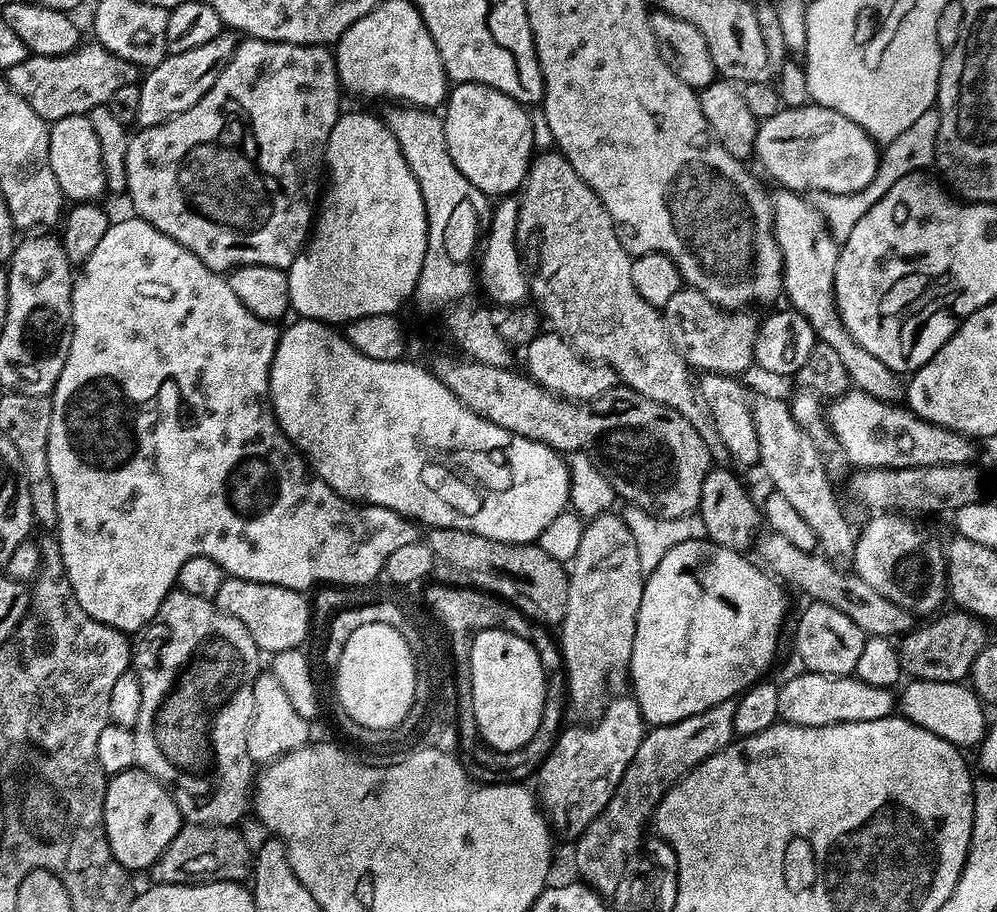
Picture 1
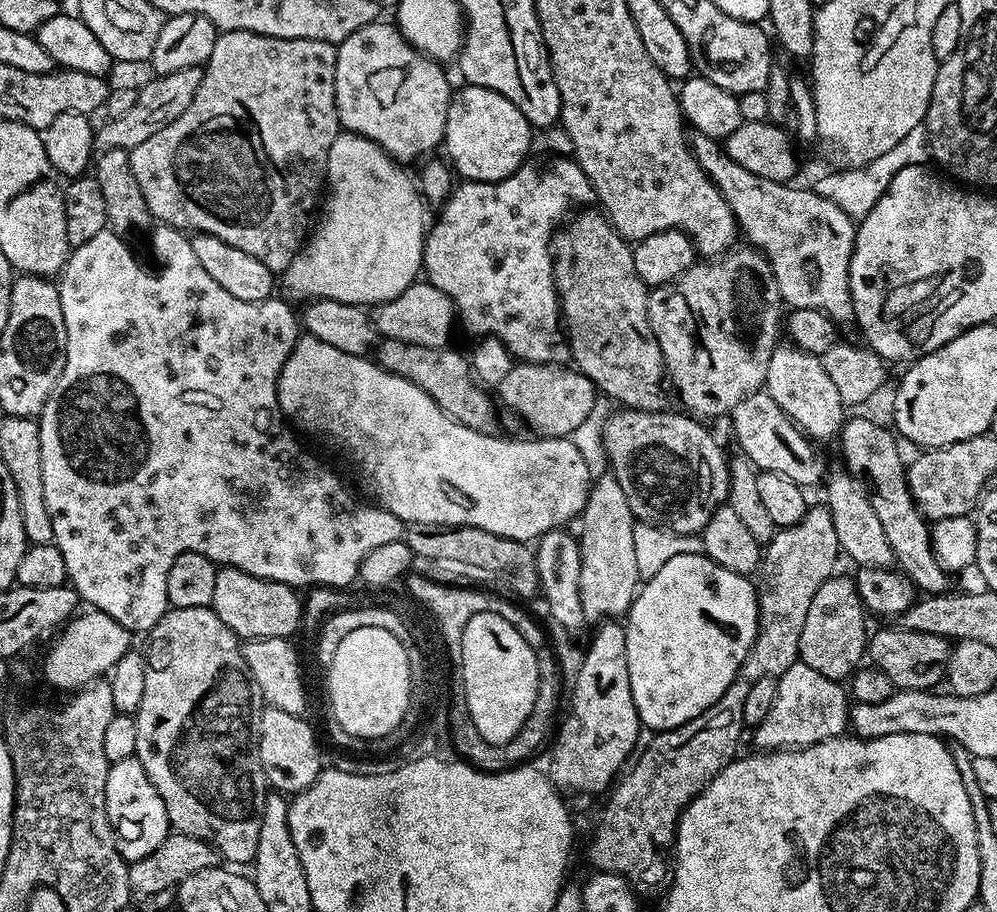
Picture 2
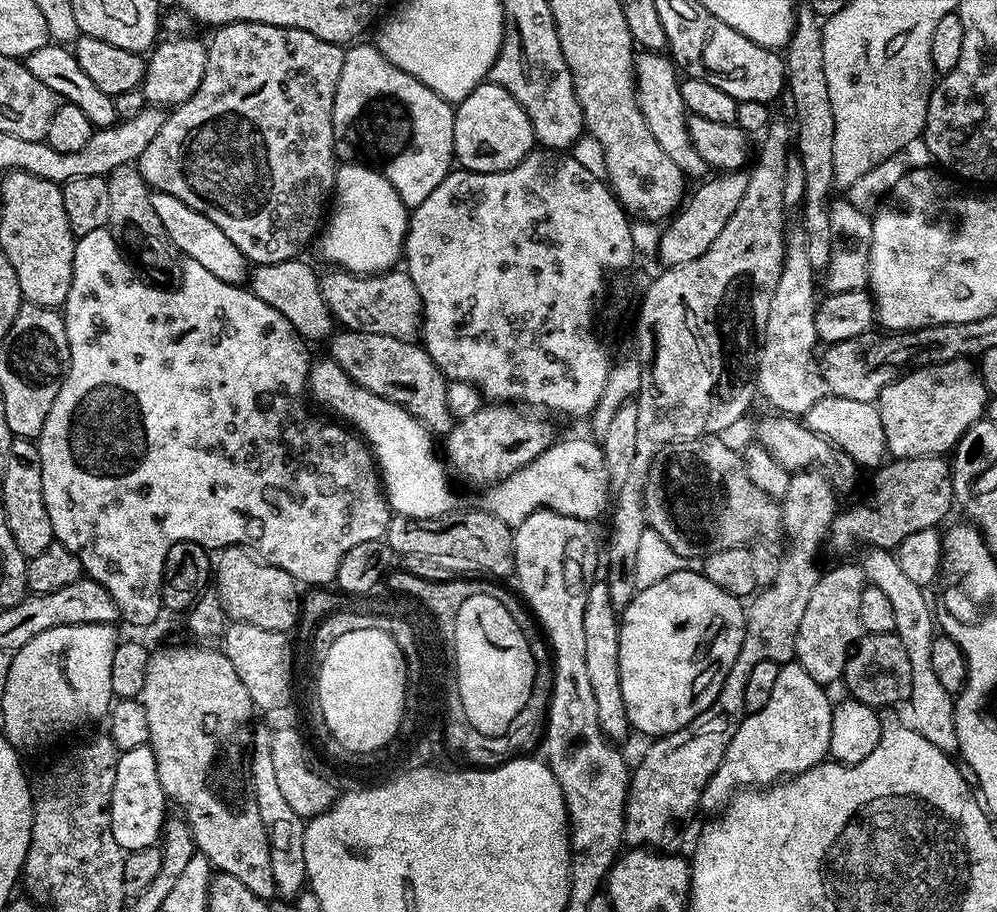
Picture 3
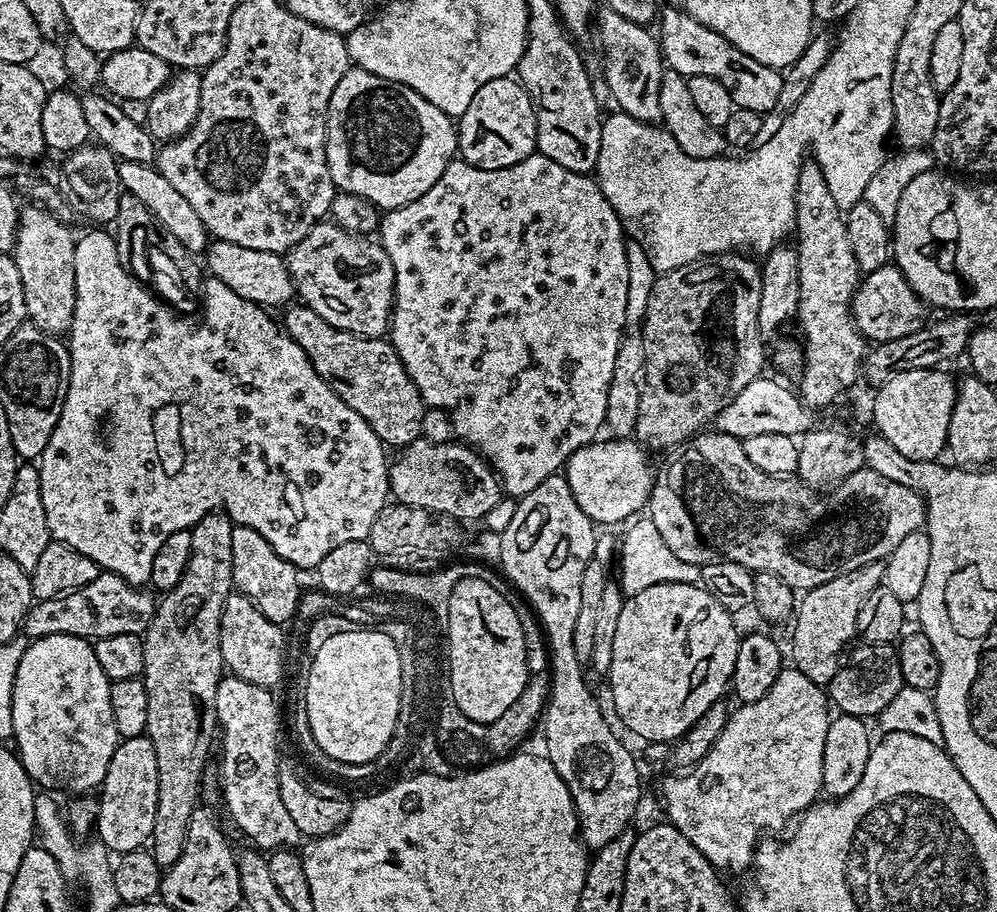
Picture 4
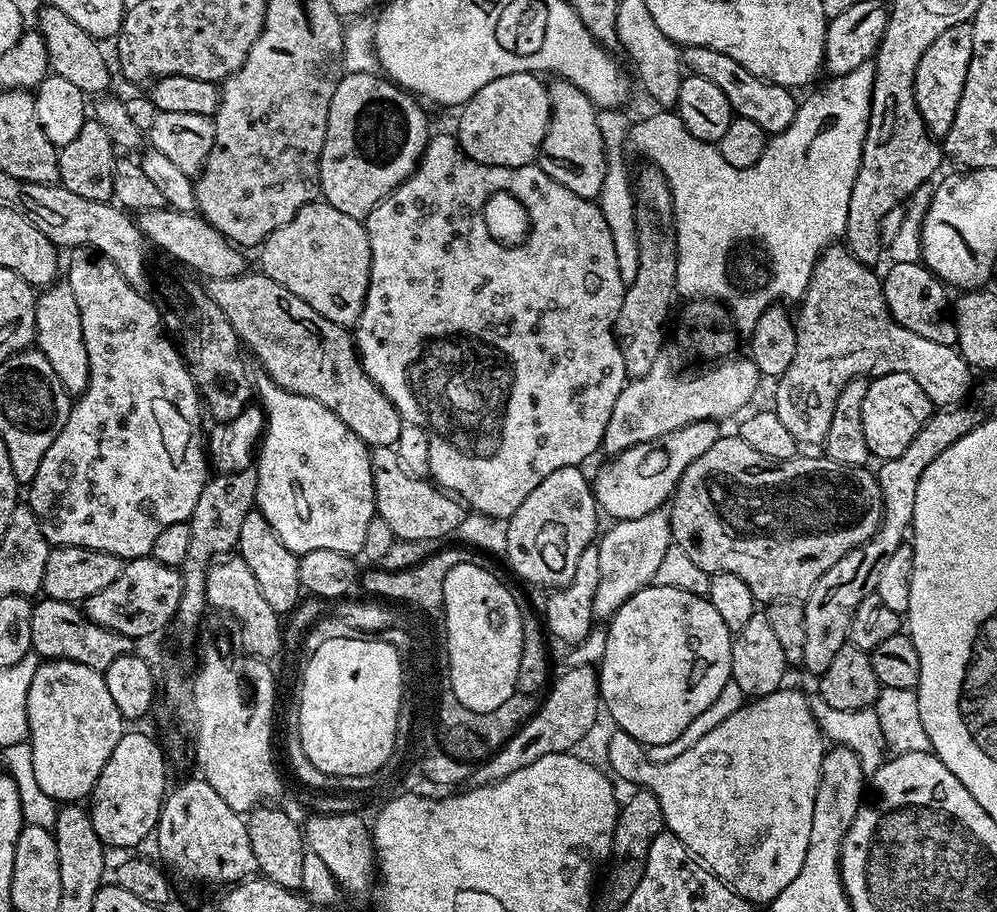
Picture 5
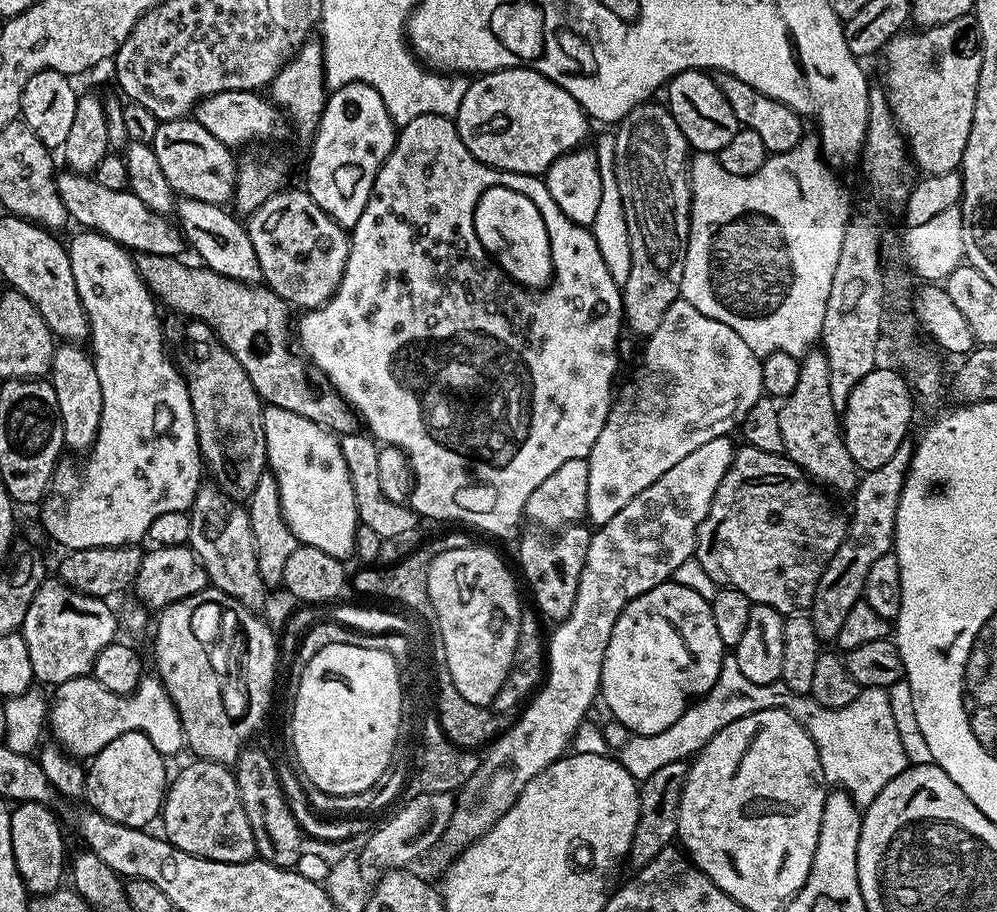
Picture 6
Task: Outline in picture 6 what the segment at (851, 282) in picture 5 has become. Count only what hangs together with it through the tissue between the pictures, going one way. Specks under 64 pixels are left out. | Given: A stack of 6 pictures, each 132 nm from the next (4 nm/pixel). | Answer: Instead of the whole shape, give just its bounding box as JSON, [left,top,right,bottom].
[778,350,858,493]

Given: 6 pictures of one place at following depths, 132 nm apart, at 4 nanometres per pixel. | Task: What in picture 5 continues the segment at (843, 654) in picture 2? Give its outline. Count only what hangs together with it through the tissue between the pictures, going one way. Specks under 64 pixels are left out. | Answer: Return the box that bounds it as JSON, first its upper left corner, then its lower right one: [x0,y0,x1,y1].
[802,403,981,678]

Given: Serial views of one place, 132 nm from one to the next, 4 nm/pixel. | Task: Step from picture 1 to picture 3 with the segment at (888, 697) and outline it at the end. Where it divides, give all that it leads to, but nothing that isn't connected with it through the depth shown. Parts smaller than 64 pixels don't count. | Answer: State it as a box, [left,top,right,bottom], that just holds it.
[710,662,834,796]

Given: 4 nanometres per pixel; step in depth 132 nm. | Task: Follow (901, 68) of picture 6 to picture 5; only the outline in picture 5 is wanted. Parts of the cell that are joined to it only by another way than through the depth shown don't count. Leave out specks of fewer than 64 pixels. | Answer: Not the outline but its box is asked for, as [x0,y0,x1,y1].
[914,23,974,138]

